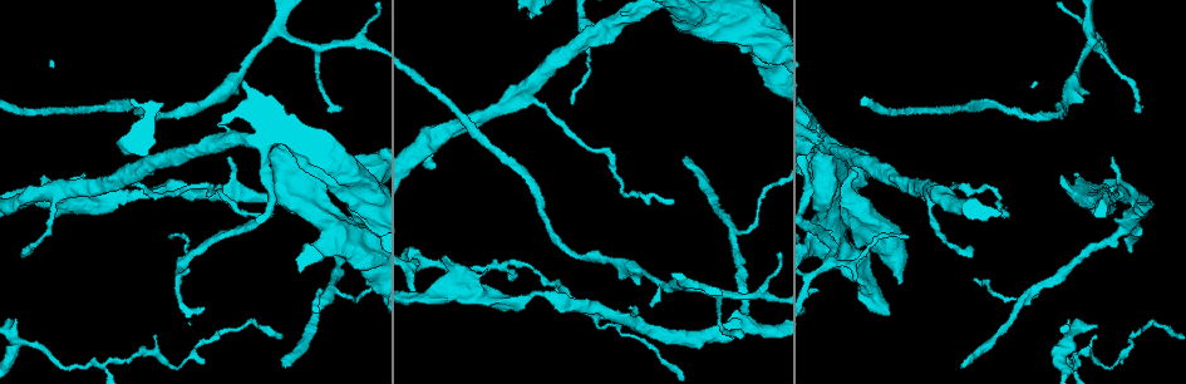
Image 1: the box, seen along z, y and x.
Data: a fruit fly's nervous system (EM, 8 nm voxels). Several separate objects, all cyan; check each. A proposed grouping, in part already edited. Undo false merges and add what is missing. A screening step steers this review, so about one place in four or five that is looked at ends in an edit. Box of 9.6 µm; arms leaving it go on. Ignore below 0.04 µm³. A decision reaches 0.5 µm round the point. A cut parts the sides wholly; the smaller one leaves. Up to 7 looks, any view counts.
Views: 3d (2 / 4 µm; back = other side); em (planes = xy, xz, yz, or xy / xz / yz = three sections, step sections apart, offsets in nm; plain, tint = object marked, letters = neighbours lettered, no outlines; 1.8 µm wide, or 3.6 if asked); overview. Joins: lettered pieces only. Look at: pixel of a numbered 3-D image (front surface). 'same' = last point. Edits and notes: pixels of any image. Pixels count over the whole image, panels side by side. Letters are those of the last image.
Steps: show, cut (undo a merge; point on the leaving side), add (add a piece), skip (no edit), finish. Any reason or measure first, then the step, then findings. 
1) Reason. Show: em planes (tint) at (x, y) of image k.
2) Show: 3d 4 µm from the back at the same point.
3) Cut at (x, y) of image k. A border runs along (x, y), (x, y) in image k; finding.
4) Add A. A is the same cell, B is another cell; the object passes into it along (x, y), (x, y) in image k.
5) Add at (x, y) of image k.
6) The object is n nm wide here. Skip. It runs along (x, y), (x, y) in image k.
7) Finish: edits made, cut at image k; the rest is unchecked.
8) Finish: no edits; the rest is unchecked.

Touches itself. Show: 3d 4 µm from the back at (712, 18) of image 1.

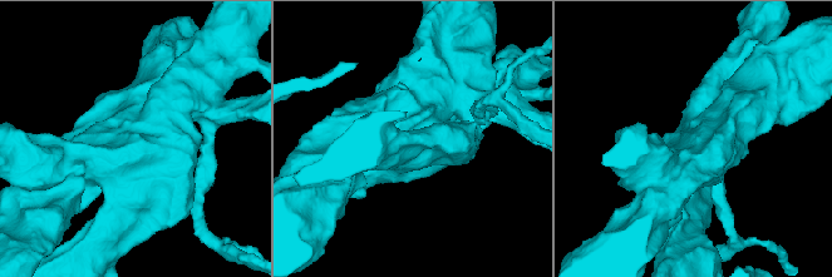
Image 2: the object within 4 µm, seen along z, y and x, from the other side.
The arms are 340, 600 nm wide; now the EM. Show: em planes (letters) at (127, 151) of image 2.

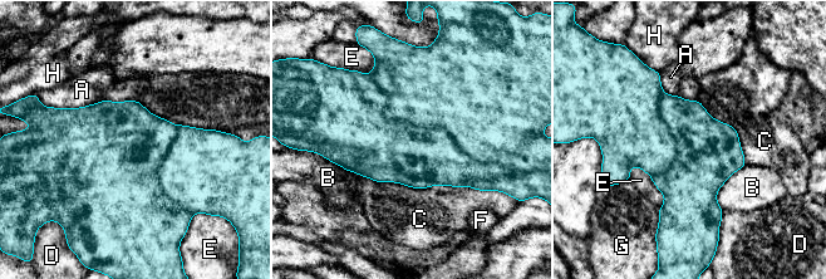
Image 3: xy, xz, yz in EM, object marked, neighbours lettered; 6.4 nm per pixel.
Cut at (397, 151) of image 3. A, B, C, D, E, F, G and H are other cells; a border runs along (367, 74), (388, 117), (496, 164) in image 3; a second neuron is stuck on.

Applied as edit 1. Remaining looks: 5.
Show: em xz step 4 (tint) at (1113, 158) of image 1.

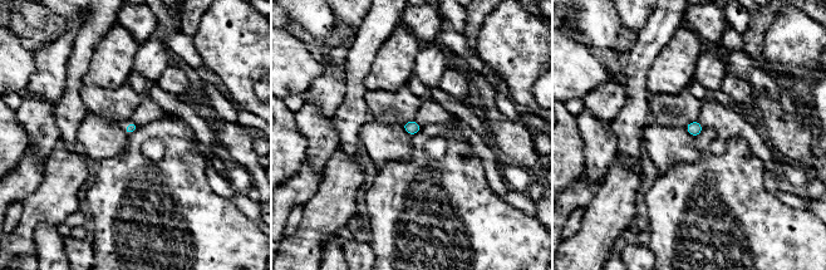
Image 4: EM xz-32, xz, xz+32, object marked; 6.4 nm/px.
Show: em planes (letters) at the same point.

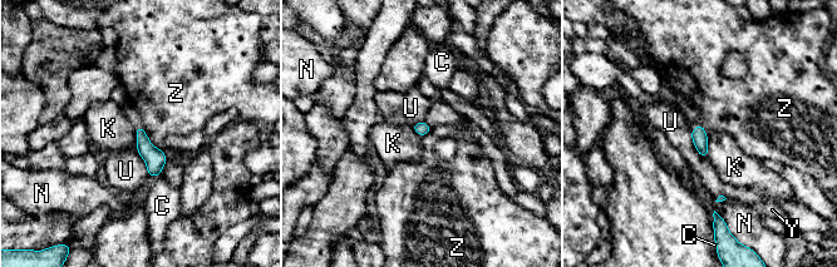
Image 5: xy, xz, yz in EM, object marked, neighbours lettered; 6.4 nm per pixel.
Skip. C, K, N, U, Y and Z are other cells; a border runs along (139, 125), (147, 138), (167, 159) in image 5; none of them fits.

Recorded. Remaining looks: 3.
An open end. Show: em xz step 8 (tint) at (961, 365) of image 1.

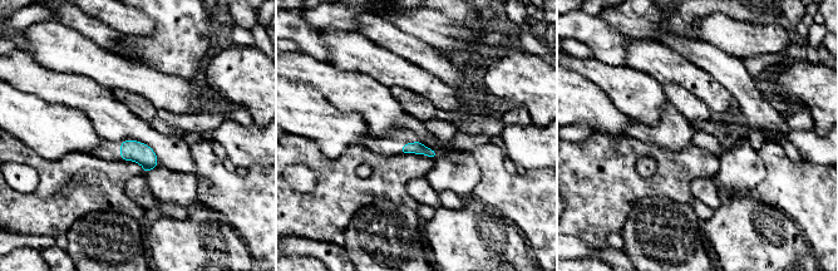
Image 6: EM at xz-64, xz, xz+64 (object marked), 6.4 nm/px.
Show: em yz step 8 (letters) at the same point.

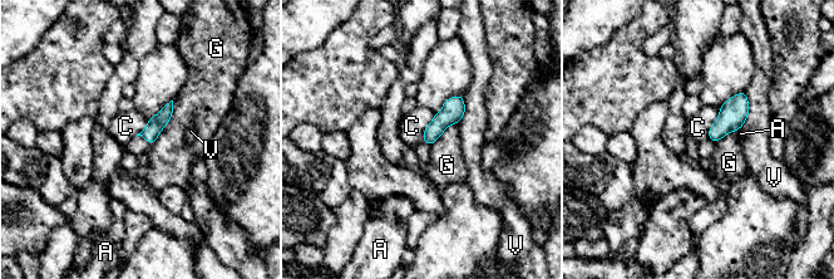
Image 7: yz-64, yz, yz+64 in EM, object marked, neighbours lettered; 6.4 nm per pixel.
The object is 110 nm wide here. Skip. A, C, G and V are other cells; none of them fits.

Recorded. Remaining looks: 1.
Finish: edits made, cut at image 3; the rest is unchecked.

